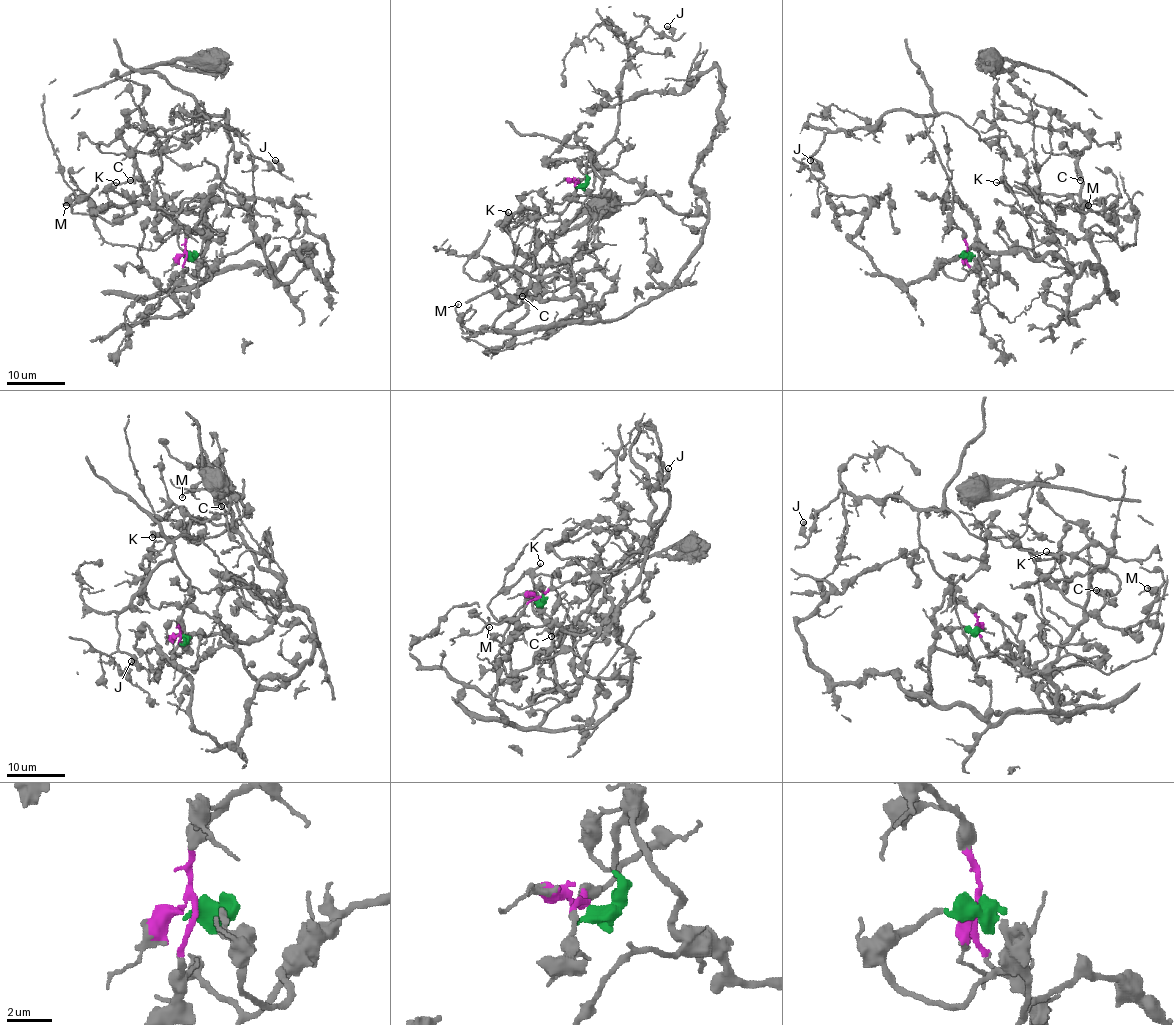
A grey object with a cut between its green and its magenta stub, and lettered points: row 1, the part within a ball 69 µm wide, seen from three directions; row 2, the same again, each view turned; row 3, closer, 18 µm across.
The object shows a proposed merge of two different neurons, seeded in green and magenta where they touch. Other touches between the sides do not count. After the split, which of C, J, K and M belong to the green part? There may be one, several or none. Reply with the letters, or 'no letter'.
C, K, M

